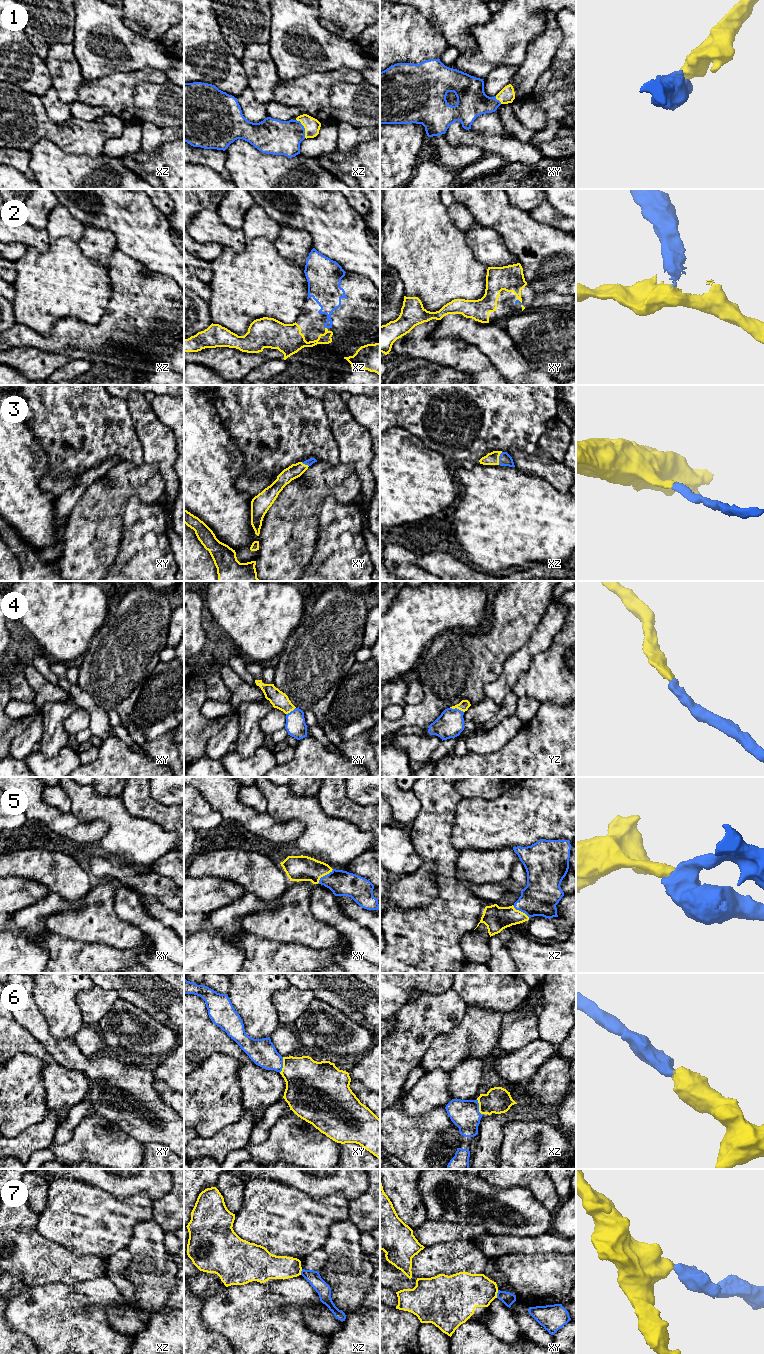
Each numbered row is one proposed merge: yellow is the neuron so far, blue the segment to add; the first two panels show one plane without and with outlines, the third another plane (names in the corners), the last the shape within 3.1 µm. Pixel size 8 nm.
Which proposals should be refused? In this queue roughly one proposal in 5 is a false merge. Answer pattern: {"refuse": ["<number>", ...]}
{"refuse": ["7"]}

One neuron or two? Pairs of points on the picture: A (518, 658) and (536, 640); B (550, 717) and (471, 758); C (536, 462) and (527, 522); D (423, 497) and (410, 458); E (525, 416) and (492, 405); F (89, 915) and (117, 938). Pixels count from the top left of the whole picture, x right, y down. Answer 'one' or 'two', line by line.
A: one
B: one
C: two
D: one
E: one
F: one

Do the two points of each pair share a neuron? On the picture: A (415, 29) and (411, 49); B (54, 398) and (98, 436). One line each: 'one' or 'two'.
A: one
B: one

